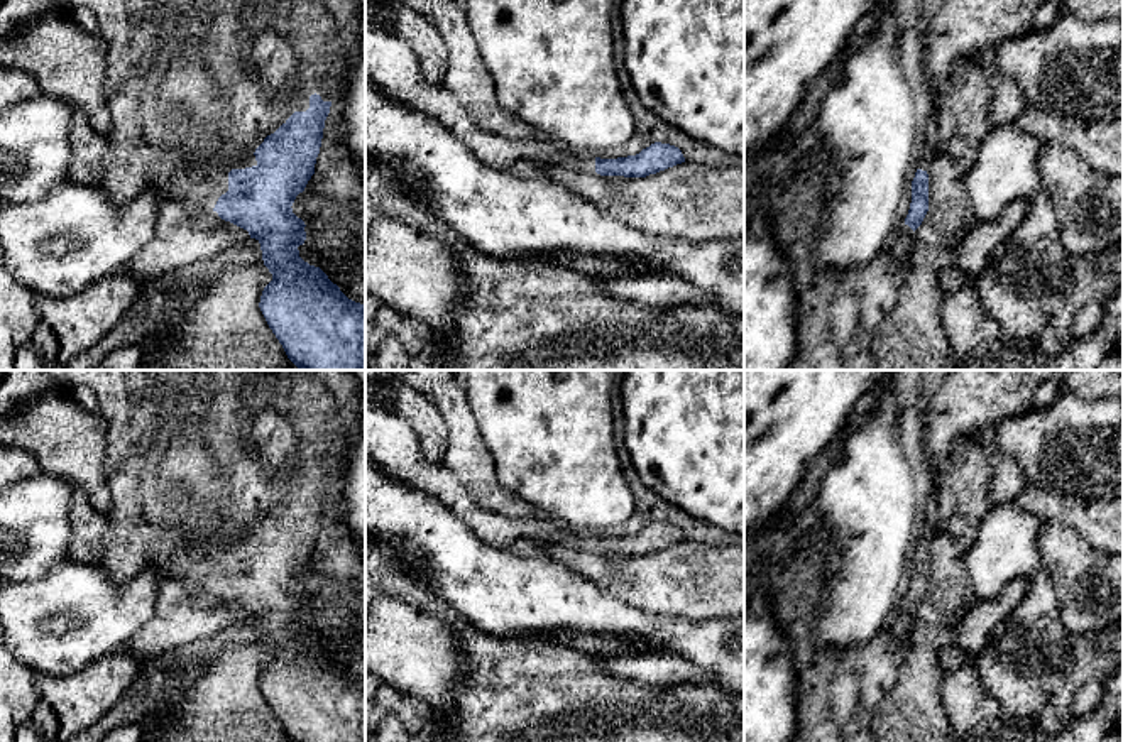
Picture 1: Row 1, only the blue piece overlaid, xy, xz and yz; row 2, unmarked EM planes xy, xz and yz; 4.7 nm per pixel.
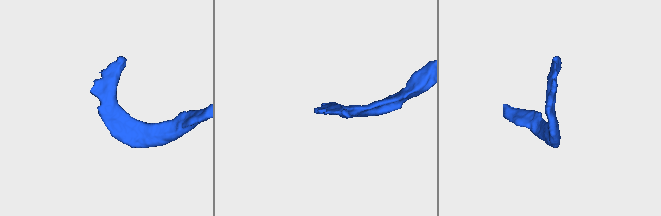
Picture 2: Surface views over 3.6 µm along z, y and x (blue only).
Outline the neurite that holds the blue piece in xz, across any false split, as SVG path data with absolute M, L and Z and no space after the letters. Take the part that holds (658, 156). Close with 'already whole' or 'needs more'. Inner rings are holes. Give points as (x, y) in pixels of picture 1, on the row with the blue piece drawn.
M365 25L365 78L386 96L436 120L477 159L496 169L518 161L533 161L600 176L646 177L685 162L678 147L661 142L636 155L600 159L573 154L556 142L507 139L482 130L450 90L425 78L413 49L404 41L372 25Z | needs more

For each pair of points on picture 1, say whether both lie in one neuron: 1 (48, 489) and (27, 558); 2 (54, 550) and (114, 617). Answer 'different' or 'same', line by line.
1: same
2: different

